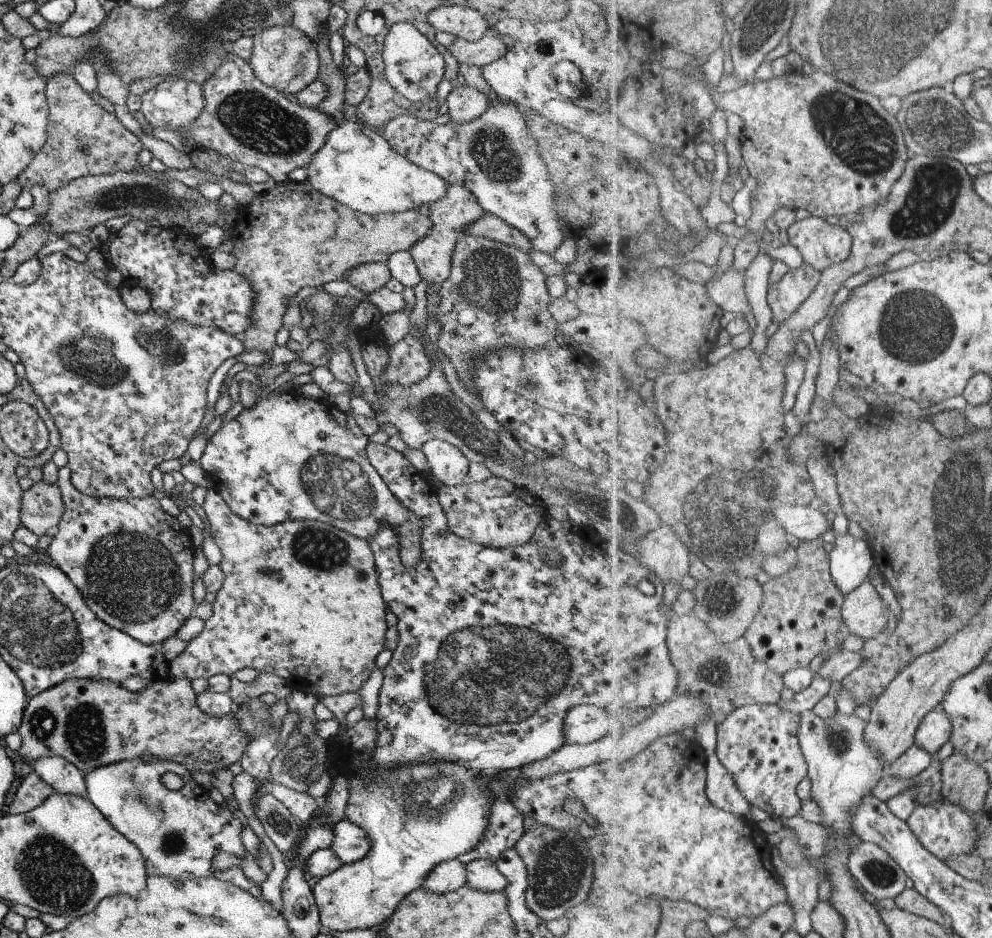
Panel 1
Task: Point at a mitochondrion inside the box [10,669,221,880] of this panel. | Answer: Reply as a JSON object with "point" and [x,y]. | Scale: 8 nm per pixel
{"point":[84,733]}

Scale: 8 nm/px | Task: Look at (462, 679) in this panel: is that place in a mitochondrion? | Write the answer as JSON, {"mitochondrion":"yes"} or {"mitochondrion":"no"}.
{"mitochondrion":"yes"}

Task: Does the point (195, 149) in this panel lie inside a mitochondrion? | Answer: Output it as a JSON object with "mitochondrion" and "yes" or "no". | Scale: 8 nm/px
{"mitochondrion":"no"}

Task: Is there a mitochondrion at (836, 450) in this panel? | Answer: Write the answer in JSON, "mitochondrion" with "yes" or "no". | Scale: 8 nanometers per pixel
{"mitochondrion":"no"}

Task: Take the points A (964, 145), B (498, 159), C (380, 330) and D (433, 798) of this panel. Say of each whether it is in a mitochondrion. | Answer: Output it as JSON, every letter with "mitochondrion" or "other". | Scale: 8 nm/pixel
{"A":"mitochondrion","B":"mitochondrion","C":"other","D":"mitochondrion"}

